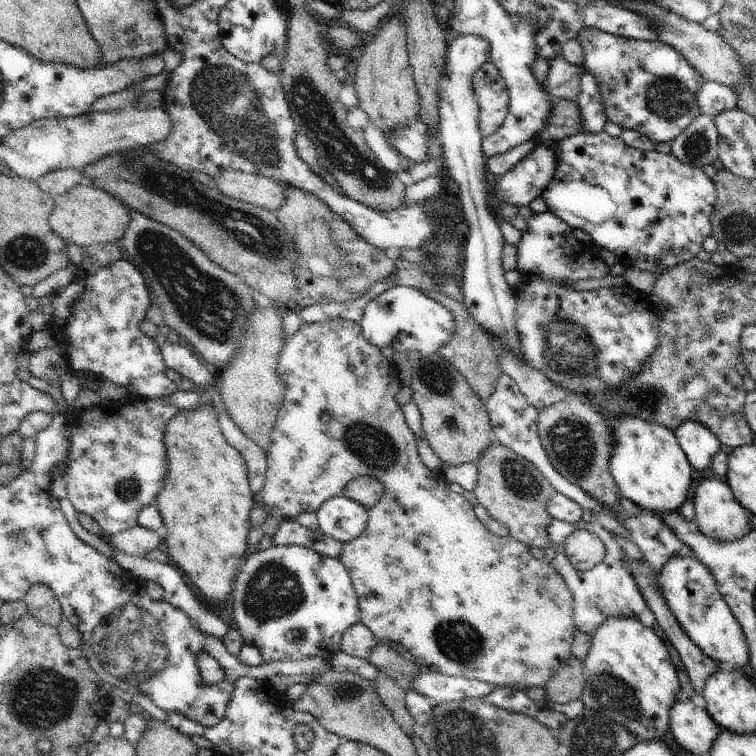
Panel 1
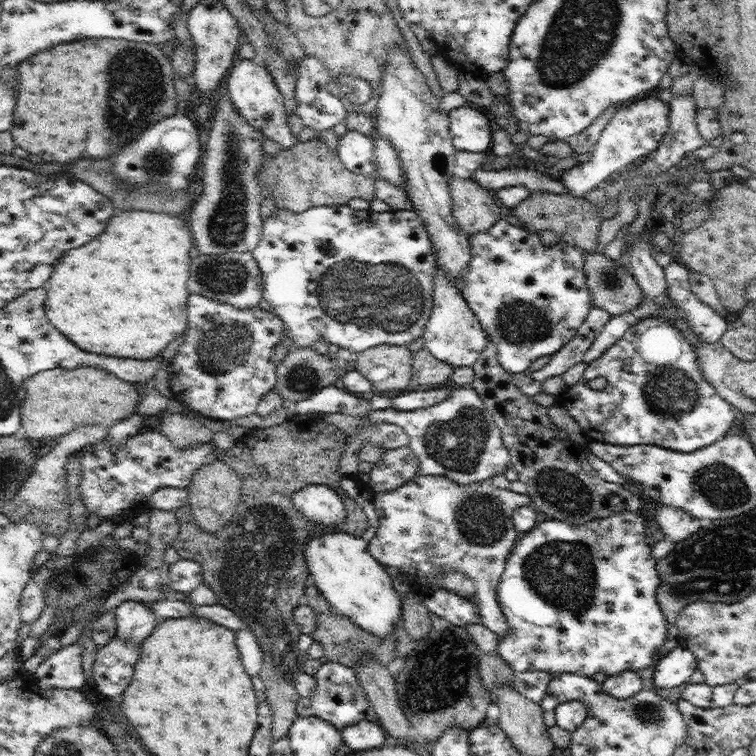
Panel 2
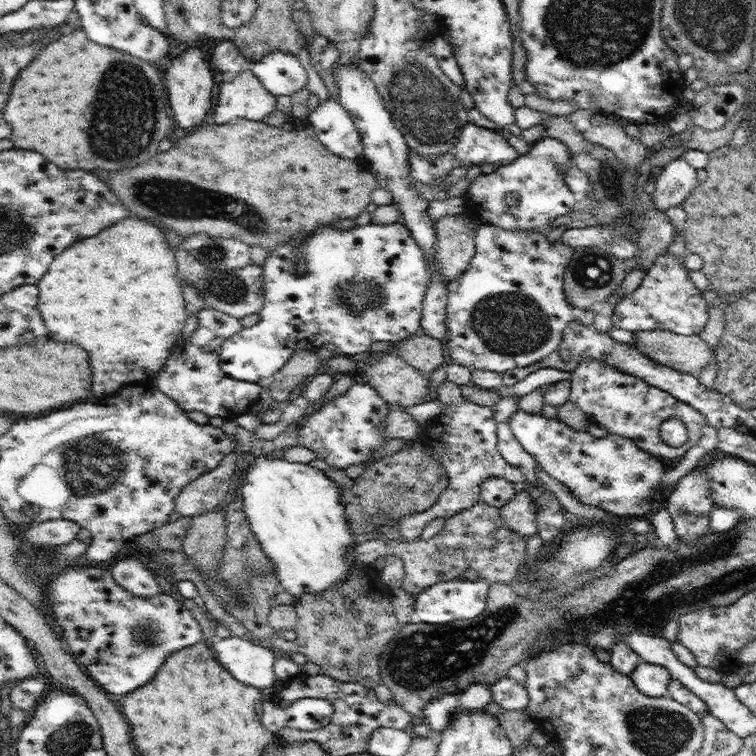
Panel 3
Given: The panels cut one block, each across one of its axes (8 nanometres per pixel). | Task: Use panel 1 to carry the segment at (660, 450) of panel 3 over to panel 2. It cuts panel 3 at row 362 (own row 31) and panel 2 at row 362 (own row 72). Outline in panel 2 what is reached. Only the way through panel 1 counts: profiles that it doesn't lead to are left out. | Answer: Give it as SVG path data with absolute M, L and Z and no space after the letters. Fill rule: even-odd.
M662 317L642 318L634 323L600 359L585 366L582 380L574 386L564 387L557 403L567 410L582 428L589 441L600 440L604 444L657 445L676 452L694 452L723 439L738 421L735 408L726 402L705 379L696 352L681 330ZM598 376L606 378L606 386L595 390L588 382Z

